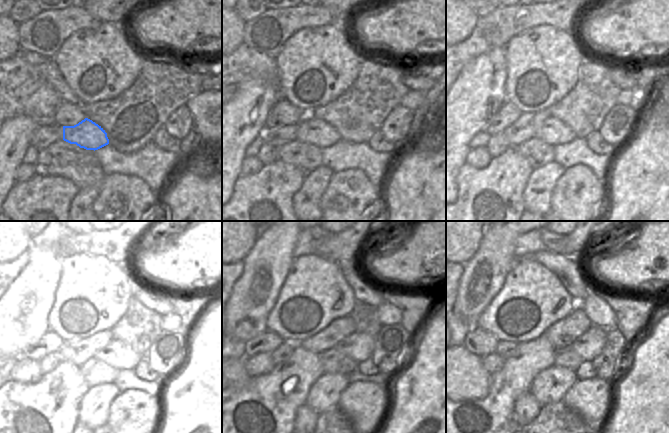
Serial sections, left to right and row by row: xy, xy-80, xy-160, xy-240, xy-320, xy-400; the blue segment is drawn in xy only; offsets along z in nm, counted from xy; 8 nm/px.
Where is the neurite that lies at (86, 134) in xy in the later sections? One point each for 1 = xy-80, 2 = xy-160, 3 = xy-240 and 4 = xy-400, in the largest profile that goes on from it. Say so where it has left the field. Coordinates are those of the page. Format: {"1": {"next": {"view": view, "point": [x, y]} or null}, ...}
{"1": {"next": {"view": "xy-80", "point": [319, 133]}}, "2": {"next": {"view": "xy-160", "point": [552, 131]}}, "3": {"next": {"view": "xy-240", "point": [118, 354]}}, "4": {"next": {"view": "xy-400", "point": [589, 345]}}}

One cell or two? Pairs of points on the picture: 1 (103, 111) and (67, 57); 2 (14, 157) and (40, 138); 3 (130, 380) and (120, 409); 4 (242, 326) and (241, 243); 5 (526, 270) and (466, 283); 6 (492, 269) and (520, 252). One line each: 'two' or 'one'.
1: two
2: two
3: two
4: two
5: two
6: two

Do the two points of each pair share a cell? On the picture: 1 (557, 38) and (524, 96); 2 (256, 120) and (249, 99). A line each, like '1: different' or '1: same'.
1: same
2: same

